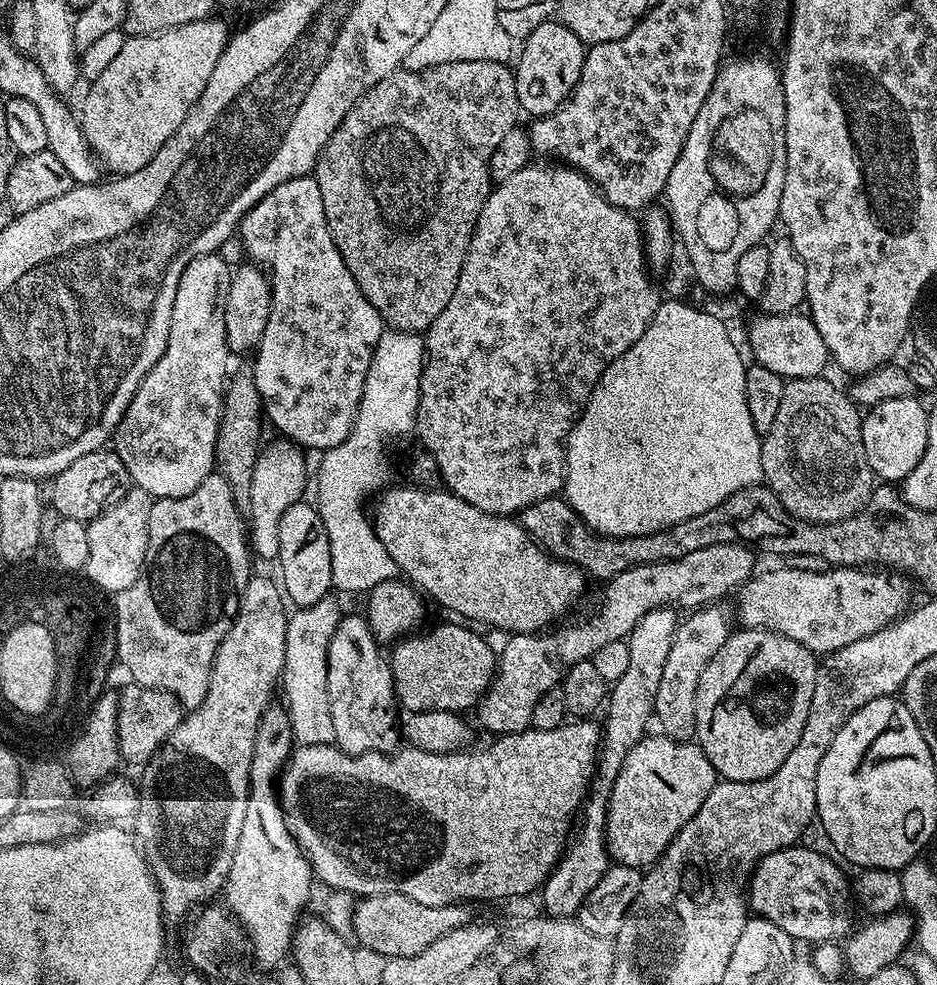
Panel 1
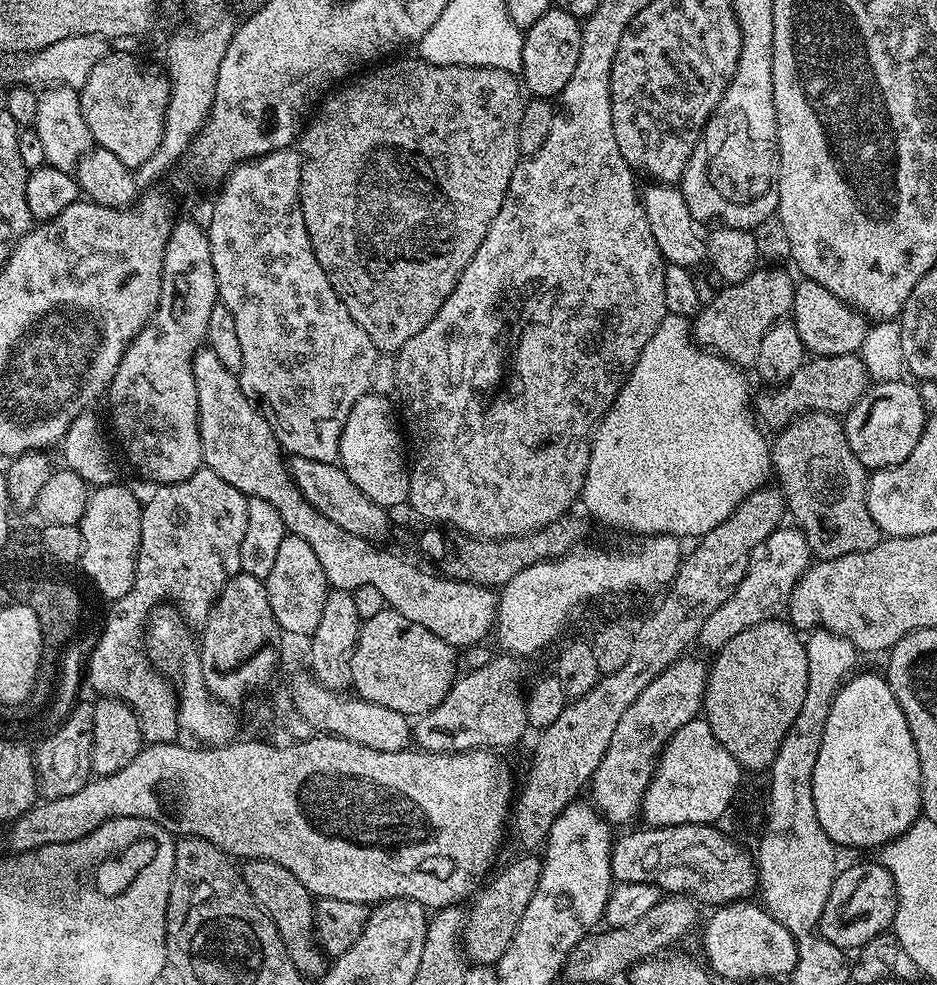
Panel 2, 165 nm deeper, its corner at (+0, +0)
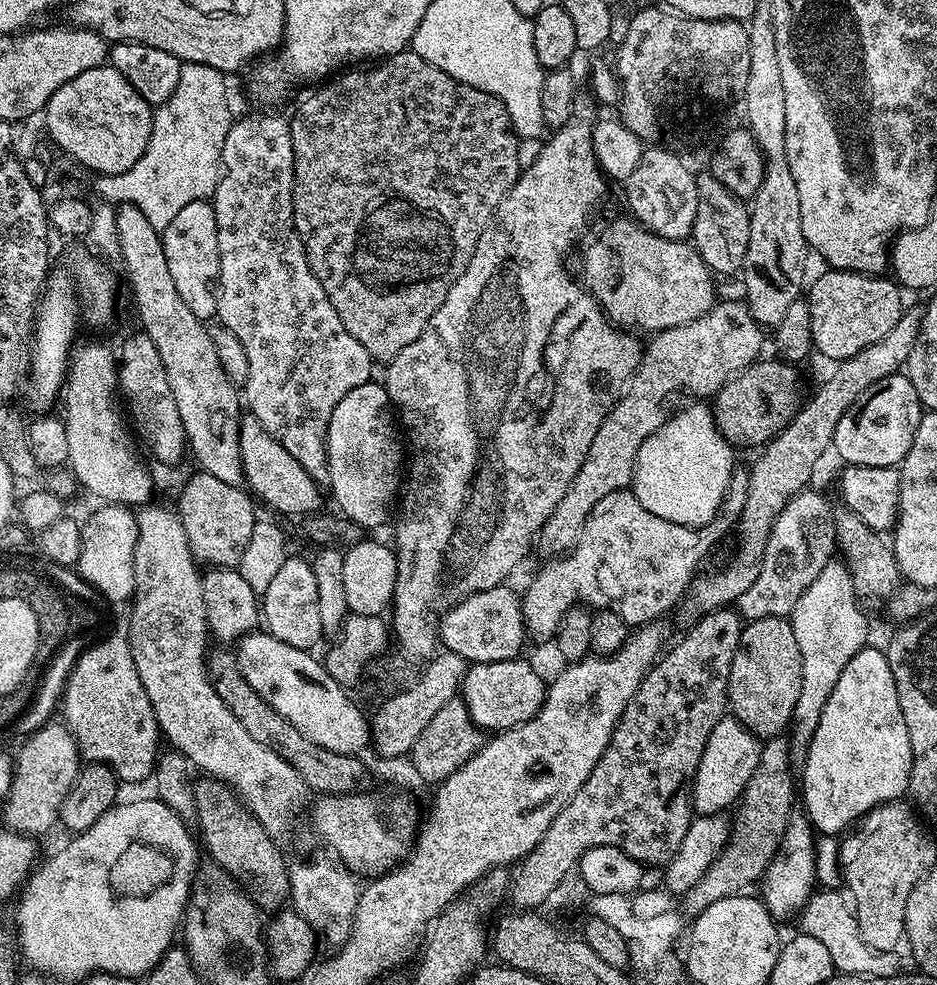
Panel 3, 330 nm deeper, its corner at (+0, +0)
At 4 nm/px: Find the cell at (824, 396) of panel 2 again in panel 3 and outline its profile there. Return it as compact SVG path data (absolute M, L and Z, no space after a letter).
M757 359L714 393L711 401L712 417L722 438L733 446L756 444L763 446L784 429L802 403L800 380L791 363L783 359Z

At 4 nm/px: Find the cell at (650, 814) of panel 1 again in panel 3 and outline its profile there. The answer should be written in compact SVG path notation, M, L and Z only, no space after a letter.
M725 714L721 720L714 722L690 785L693 809L701 816L713 816L726 810L724 808L730 804L735 805L744 793L750 774L754 774L754 766L758 766L761 747L756 735L742 726L735 716Z

